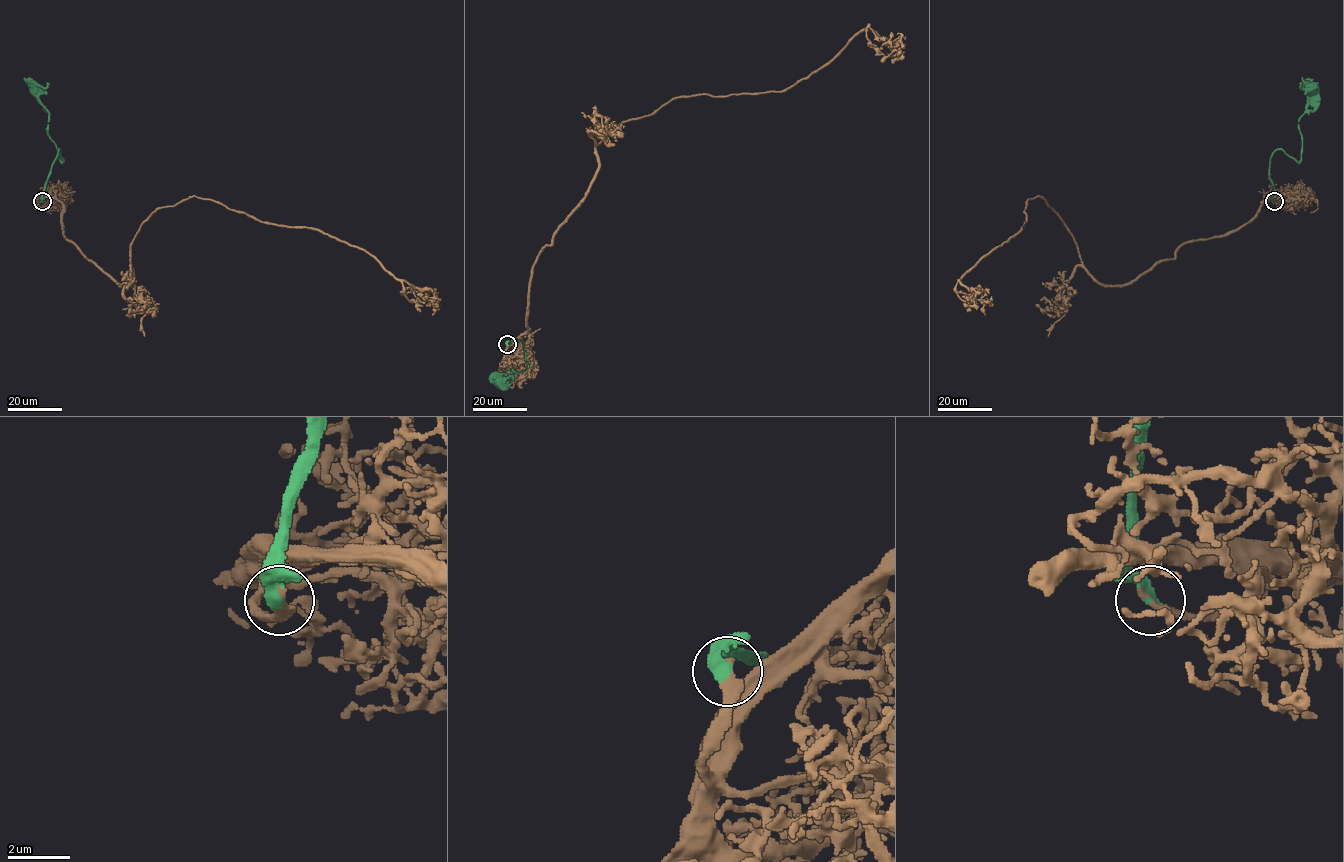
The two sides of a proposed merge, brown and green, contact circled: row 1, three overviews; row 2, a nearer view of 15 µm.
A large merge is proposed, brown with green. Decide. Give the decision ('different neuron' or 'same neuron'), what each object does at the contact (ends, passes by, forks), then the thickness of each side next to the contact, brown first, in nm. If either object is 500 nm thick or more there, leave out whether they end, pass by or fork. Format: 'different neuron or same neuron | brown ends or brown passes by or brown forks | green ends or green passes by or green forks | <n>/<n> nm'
same neuron | brown ends | green ends | 320/420 nm

